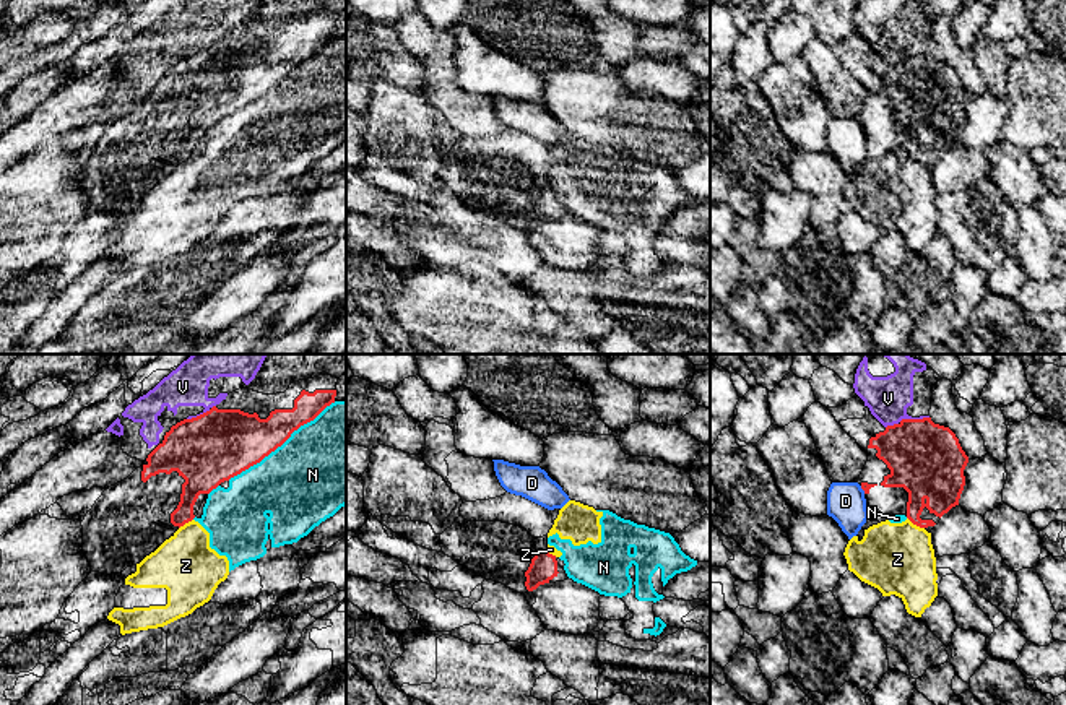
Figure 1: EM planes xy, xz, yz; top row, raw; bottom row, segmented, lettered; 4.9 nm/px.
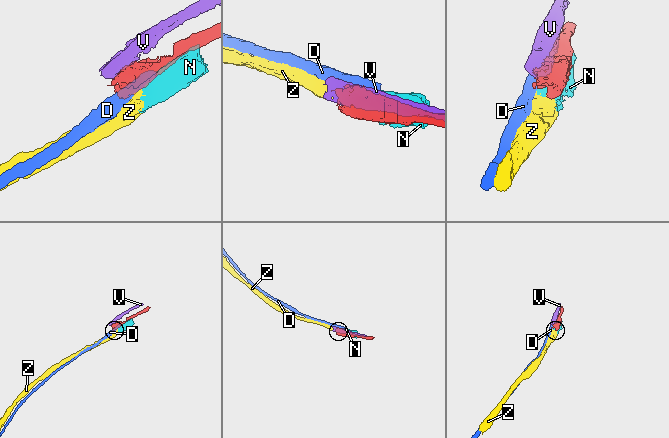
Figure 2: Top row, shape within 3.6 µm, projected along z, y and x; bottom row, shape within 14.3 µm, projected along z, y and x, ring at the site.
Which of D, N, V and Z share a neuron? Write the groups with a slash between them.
D / N Z / V

